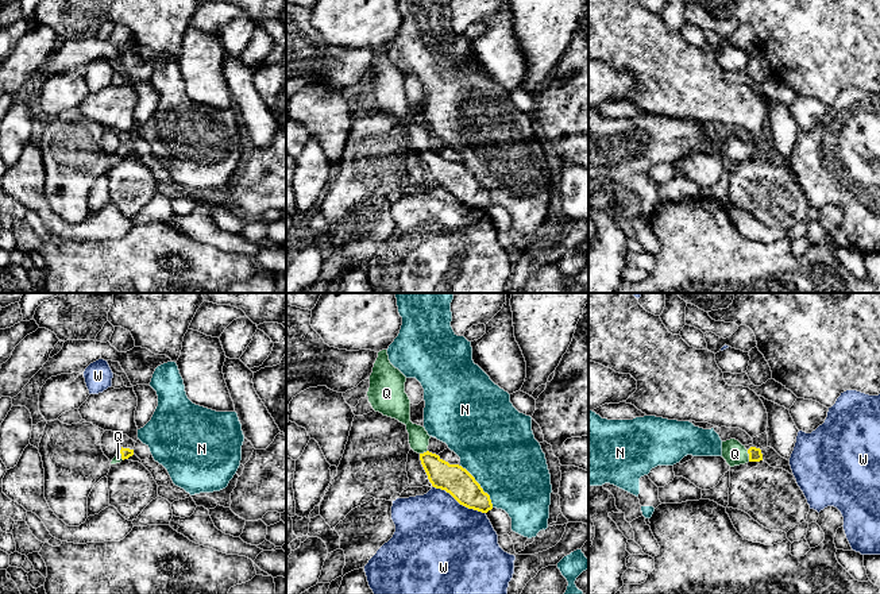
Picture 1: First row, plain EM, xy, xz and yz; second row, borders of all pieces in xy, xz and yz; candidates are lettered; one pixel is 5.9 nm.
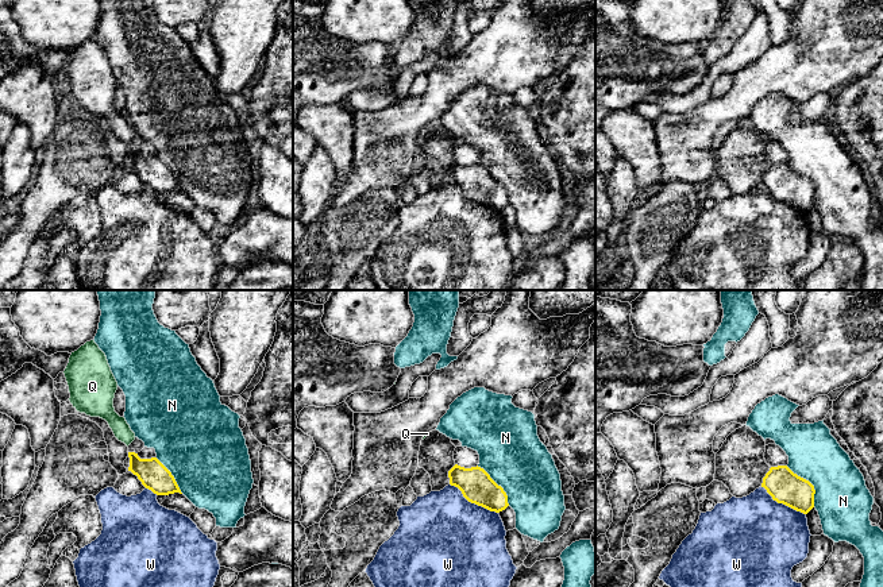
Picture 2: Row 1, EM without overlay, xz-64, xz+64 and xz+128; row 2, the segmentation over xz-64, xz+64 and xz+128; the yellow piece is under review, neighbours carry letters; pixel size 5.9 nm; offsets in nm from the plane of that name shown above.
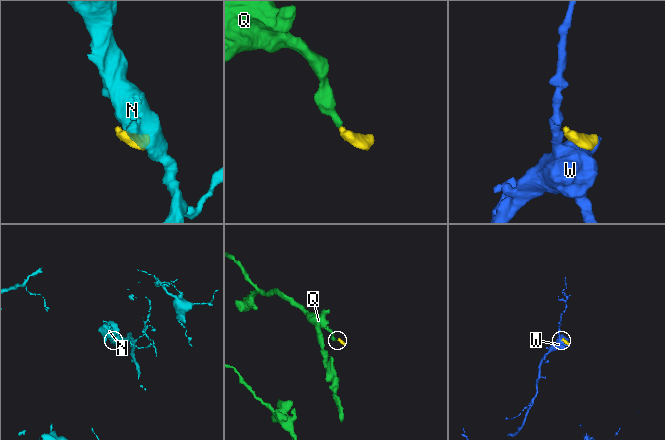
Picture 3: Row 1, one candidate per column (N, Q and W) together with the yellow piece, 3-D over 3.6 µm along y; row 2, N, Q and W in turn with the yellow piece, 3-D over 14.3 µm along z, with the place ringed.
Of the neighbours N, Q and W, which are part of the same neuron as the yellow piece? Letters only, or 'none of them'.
Q

